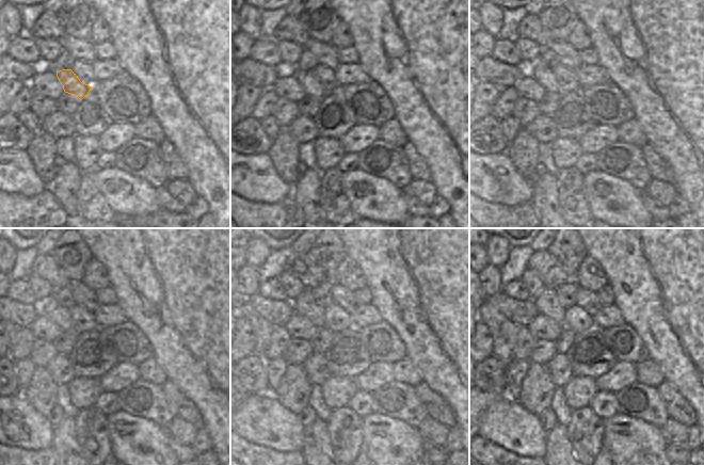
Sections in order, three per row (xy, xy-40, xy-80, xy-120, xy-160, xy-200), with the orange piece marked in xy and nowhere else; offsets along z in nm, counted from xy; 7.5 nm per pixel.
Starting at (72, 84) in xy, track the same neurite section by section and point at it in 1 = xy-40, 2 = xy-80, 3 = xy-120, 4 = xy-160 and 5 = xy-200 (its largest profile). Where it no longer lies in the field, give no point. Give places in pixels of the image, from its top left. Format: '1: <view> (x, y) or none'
1: xy-40 (307, 79)
2: xy-80 (541, 71)
3: xy-120 (59, 310)
4: xy-160 (305, 304)
5: xy-200 (546, 302)

